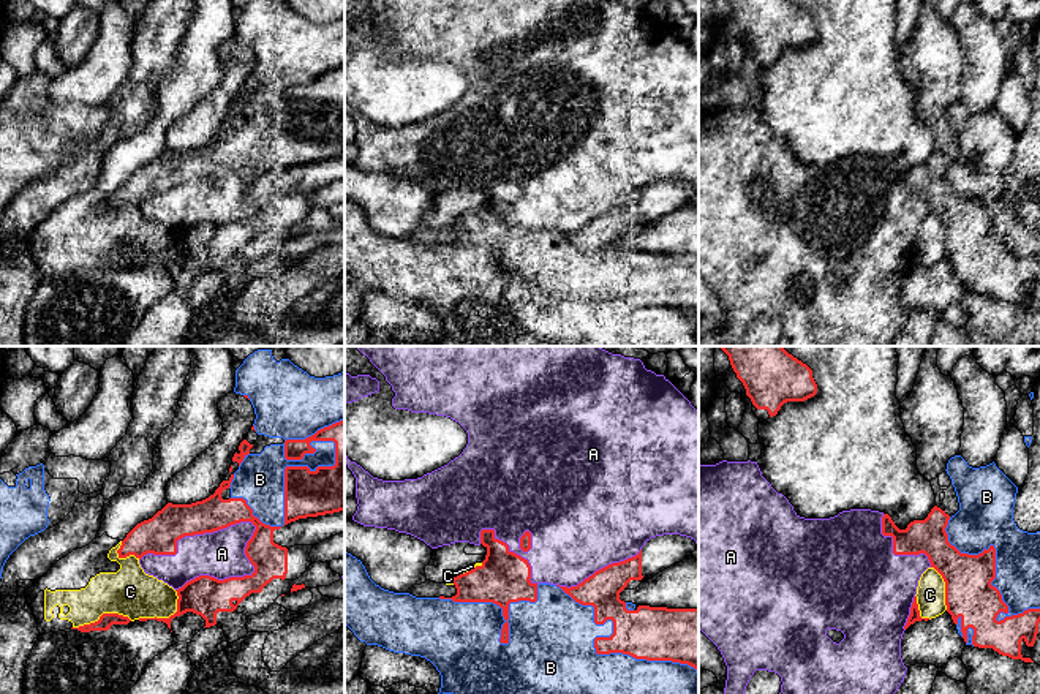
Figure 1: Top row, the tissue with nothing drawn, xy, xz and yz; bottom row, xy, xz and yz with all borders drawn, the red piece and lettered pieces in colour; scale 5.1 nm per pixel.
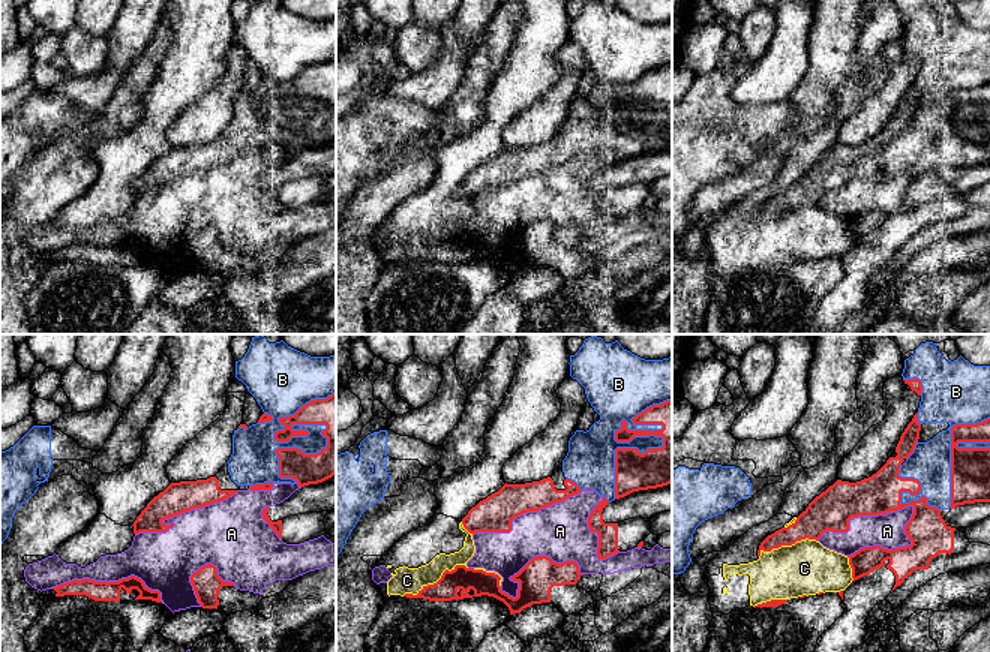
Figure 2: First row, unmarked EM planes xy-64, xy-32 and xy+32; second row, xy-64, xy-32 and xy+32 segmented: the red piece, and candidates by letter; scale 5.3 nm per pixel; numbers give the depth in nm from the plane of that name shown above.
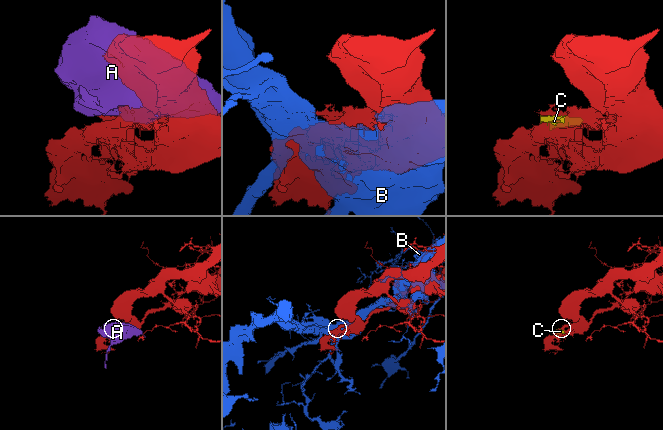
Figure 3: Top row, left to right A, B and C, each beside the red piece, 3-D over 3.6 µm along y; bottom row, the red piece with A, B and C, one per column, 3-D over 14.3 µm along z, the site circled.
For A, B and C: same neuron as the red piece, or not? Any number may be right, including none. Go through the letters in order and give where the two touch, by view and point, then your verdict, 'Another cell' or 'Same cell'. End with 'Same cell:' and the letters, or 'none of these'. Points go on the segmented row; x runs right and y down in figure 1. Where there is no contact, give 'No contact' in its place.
A: Touches red at xy (193, 535). Another cell
B: Touches red at xy (331, 467). Another cell
C: Touches red at xy (101, 615). Another cell
Same cell: none of these

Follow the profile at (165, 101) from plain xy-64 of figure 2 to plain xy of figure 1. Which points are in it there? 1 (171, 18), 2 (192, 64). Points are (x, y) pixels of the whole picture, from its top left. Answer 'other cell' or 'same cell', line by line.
1: other cell
2: same cell

